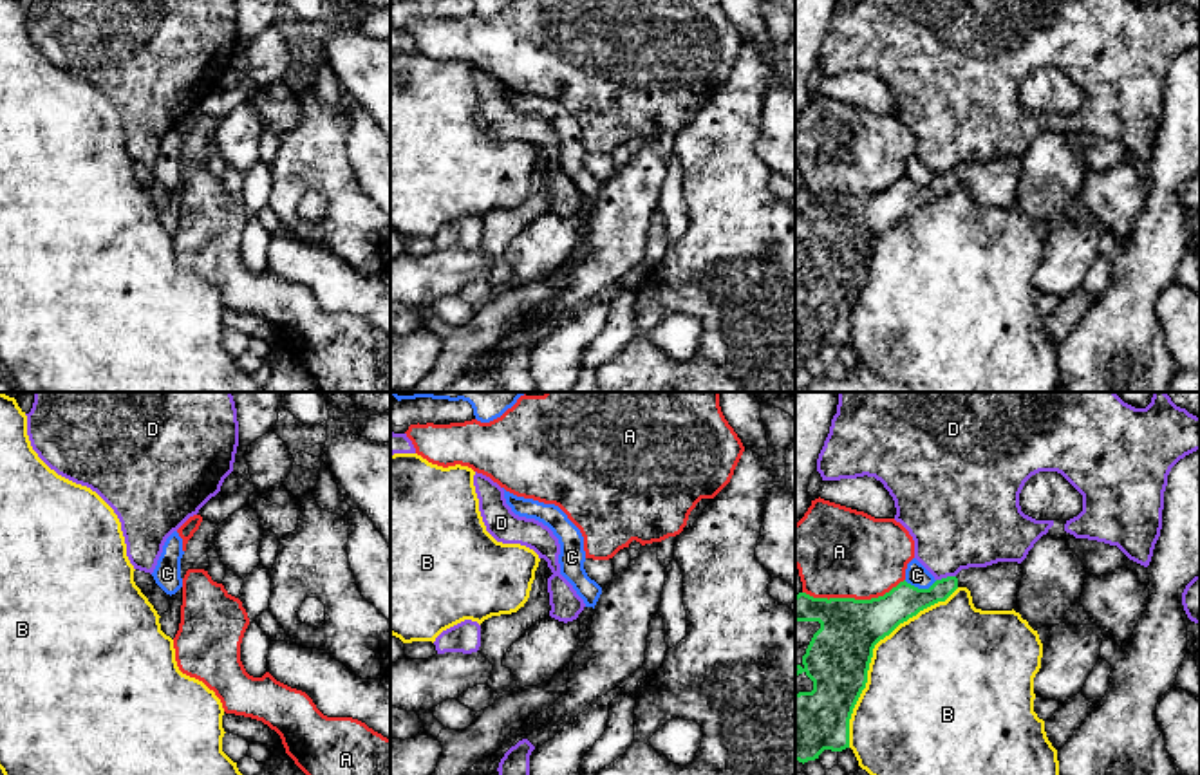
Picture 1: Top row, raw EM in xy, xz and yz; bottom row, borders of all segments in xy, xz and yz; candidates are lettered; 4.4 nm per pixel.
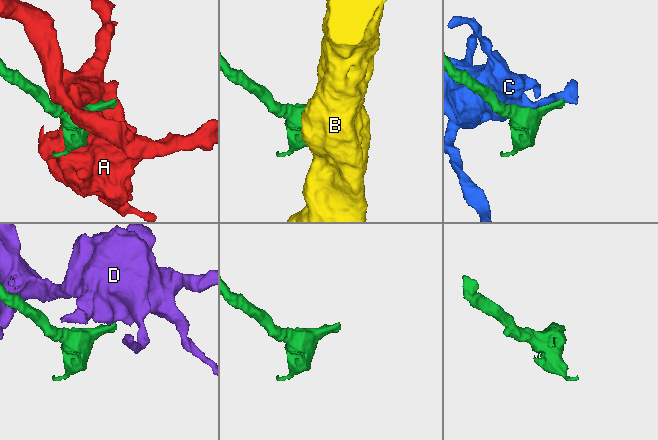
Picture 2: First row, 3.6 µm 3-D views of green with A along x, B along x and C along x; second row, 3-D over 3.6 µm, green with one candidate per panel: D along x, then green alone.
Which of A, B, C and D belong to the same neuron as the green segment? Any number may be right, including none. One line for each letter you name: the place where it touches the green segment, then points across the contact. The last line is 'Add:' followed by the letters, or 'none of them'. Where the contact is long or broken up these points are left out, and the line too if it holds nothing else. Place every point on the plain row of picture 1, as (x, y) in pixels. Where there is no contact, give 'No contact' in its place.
Add: none of them

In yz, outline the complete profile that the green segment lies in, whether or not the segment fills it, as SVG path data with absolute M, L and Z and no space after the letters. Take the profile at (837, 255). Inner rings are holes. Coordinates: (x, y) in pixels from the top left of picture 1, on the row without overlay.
M998 157L961 164L956 172L936 175L929 184L918 184L904 175L884 191L871 195L828 195L799 188L795 191L795 356L804 359L819 354L824 345L849 343L849 314L866 284L873 244L900 219L945 197L958 182L970 186L976 204L1012 206L1017 201L1021 173L1021 159Z

